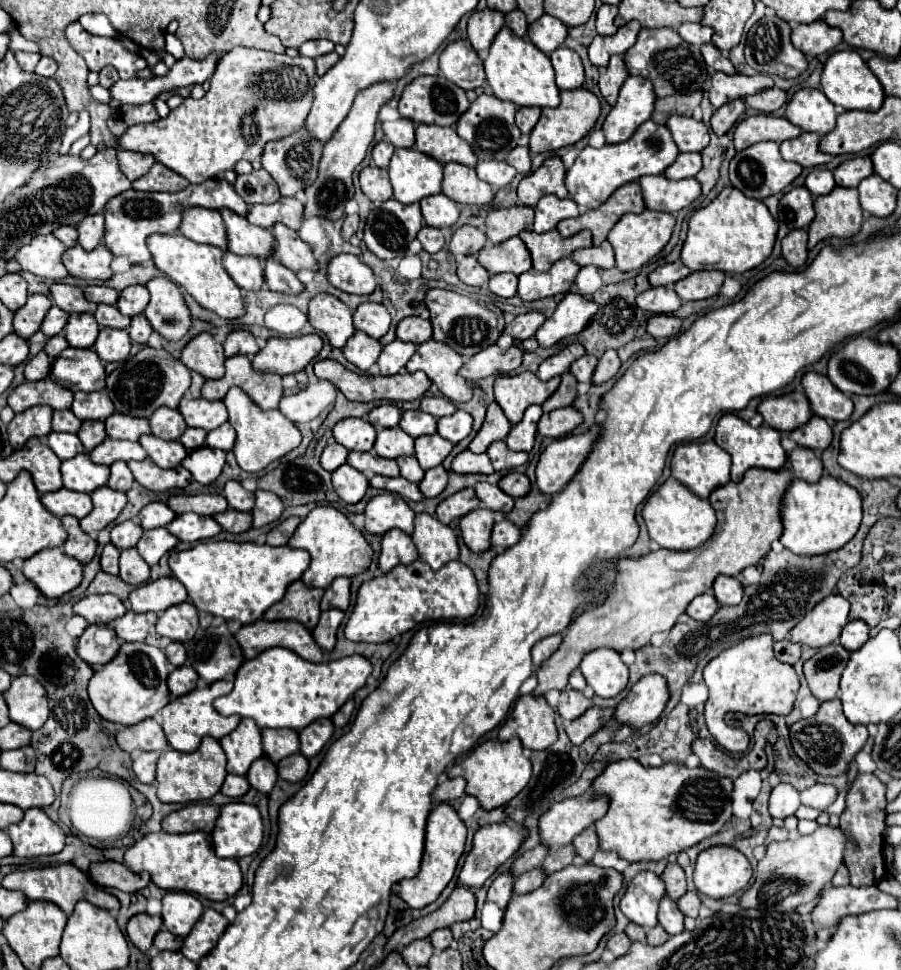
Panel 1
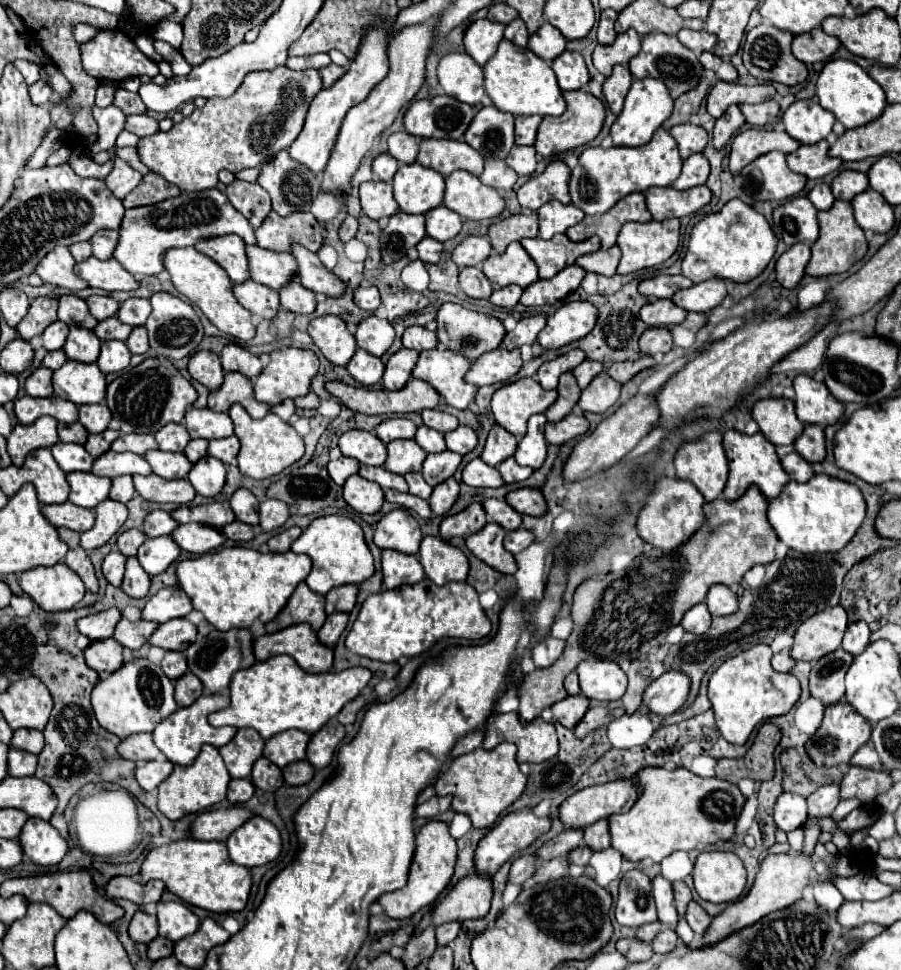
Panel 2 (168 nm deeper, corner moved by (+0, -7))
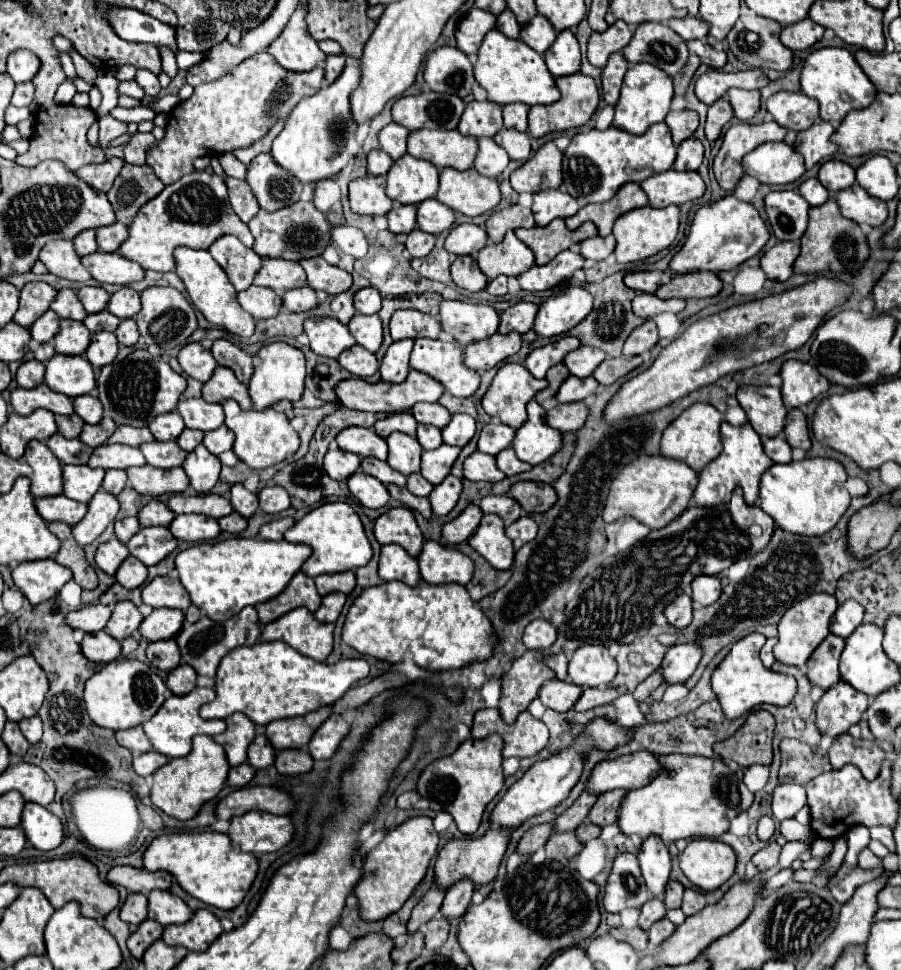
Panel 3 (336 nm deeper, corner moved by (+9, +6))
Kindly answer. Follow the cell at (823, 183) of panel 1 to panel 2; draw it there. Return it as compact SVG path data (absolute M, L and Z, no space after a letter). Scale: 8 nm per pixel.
M826 183L816 185L816 187L808 193L808 199L810 199L812 205L814 205L816 209L820 209L820 211L828 211L828 209L832 207L832 203L834 203L834 195L832 195L832 191L830 191L830 187L828 187Z

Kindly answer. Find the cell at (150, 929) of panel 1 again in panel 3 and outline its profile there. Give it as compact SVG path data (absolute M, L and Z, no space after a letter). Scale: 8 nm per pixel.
M129 894L119 916L131 926L139 926L147 918L147 898L143 894Z

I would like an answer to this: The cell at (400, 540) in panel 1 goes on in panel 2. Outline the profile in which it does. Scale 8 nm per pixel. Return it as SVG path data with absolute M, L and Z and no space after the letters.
M382 551L384 585L388 589L398 589L400 585L414 585L424 579L424 569L414 555L404 555L398 551Z

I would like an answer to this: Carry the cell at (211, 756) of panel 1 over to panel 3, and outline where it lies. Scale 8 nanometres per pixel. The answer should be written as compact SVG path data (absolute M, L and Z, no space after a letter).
M195 736L193 738L193 750L183 758L173 758L169 764L161 766L157 772L153 772L153 788L151 788L151 802L165 814L177 818L177 820L189 820L193 818L201 804L215 798L225 780L227 780L229 764L225 758L225 750L209 736Z

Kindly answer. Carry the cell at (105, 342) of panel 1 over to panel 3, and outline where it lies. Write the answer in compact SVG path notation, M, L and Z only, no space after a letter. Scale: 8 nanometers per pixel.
M95 332L85 356L93 366L111 364L117 356L117 338L115 338L115 334L113 332Z

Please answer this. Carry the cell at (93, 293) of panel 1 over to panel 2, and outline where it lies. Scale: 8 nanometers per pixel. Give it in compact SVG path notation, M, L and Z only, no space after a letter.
M92 295L92 297L86 299L86 303L88 303L90 313L98 321L104 321L108 317L114 317L118 313L118 309L120 309L120 303L116 299L112 299L112 297L108 297L108 295L102 295L102 297L100 295Z

